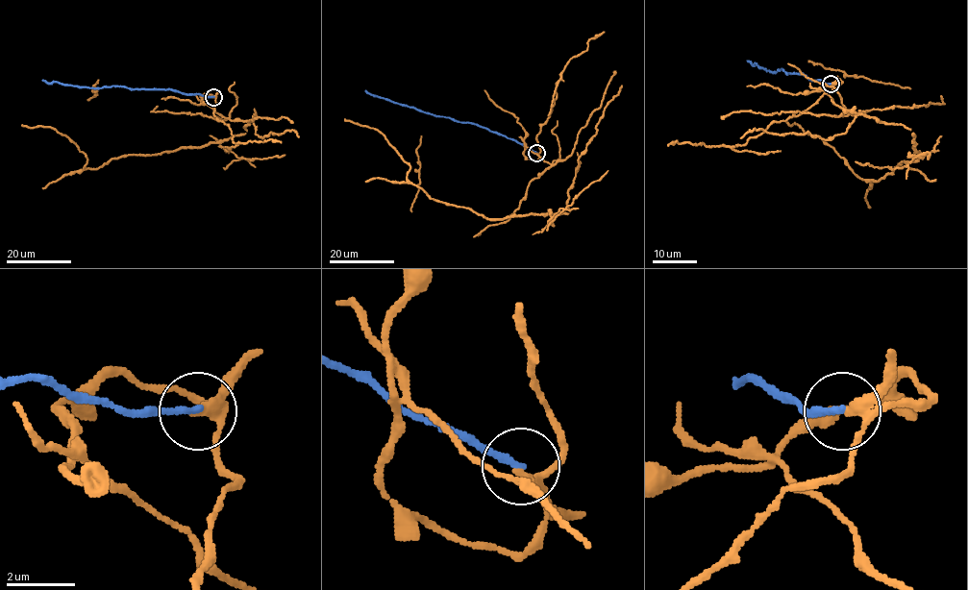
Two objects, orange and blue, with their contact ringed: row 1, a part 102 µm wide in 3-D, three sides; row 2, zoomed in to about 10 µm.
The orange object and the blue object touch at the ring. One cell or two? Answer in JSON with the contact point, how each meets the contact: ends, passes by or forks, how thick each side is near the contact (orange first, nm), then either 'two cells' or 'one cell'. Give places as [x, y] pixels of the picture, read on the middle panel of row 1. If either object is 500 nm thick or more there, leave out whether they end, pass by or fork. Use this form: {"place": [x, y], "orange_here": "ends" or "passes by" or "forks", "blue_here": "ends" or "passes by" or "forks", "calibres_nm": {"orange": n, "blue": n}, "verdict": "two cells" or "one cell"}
{"place": [536, 153], "orange_here": "passes by", "blue_here": "ends", "calibres_nm": {"orange": 240, "blue": 190}, "verdict": "two cells"}

